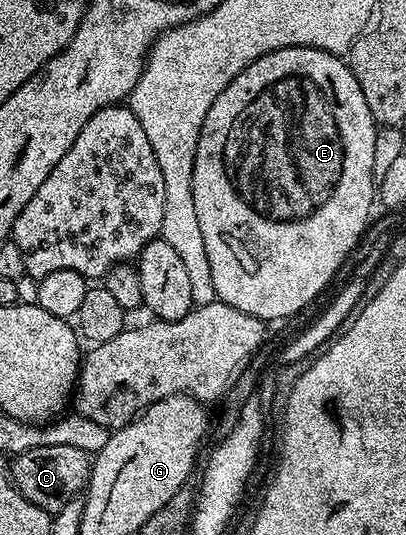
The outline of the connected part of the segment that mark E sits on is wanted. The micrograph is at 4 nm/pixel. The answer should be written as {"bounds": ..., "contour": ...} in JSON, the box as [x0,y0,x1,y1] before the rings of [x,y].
{"bounds":[192,46,378,324],"contour":[[[287,46],[275,50],[254,60],[254,64],[238,72],[238,76],[226,84],[218,100],[210,104],[210,112],[206,112],[206,120],[198,136],[192,177],[198,228],[202,228],[202,241],[206,244],[206,256],[210,260],[210,277],[214,279],[214,292],[219,301],[230,304],[230,308],[238,308],[238,312],[246,312],[272,324],[275,318],[288,318],[306,309],[328,285],[333,285],[338,268],[342,268],[346,256],[361,245],[360,237],[372,214],[372,202],[374,206],[378,198],[378,183],[374,178],[374,140],[377,131],[378,123],[372,118],[366,96],[362,96],[362,88],[358,88],[358,80],[354,80],[354,72],[350,72],[347,61],[325,50],[315,50],[312,46]]]}

